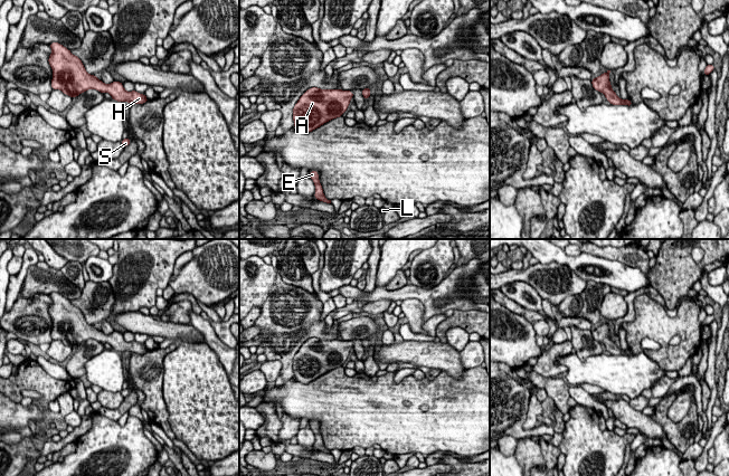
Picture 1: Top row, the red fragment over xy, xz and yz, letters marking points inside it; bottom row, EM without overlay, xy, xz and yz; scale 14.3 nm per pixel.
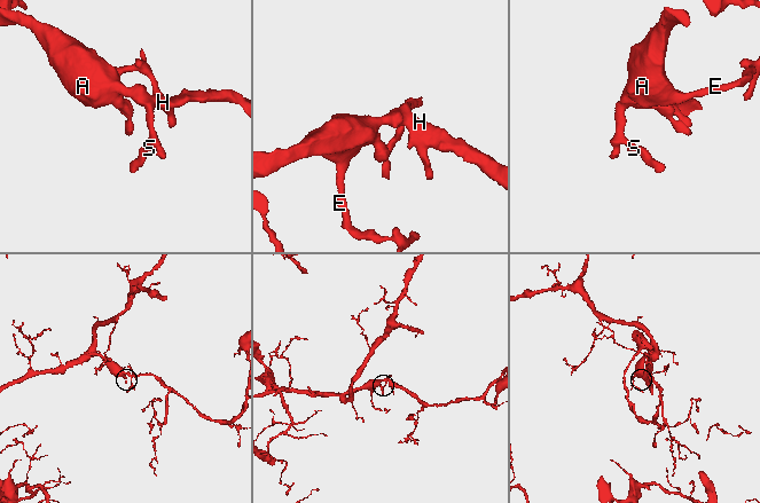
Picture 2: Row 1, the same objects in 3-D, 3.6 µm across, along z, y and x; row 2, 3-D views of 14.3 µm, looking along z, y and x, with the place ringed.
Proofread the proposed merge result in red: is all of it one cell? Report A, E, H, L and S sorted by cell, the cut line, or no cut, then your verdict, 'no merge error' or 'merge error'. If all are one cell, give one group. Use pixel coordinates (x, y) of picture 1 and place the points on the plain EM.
A E H L S; no cut; no merge error

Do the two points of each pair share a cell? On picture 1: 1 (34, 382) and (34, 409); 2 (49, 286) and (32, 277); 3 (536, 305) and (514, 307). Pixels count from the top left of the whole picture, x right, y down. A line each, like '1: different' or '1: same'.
1: different
2: same
3: different

